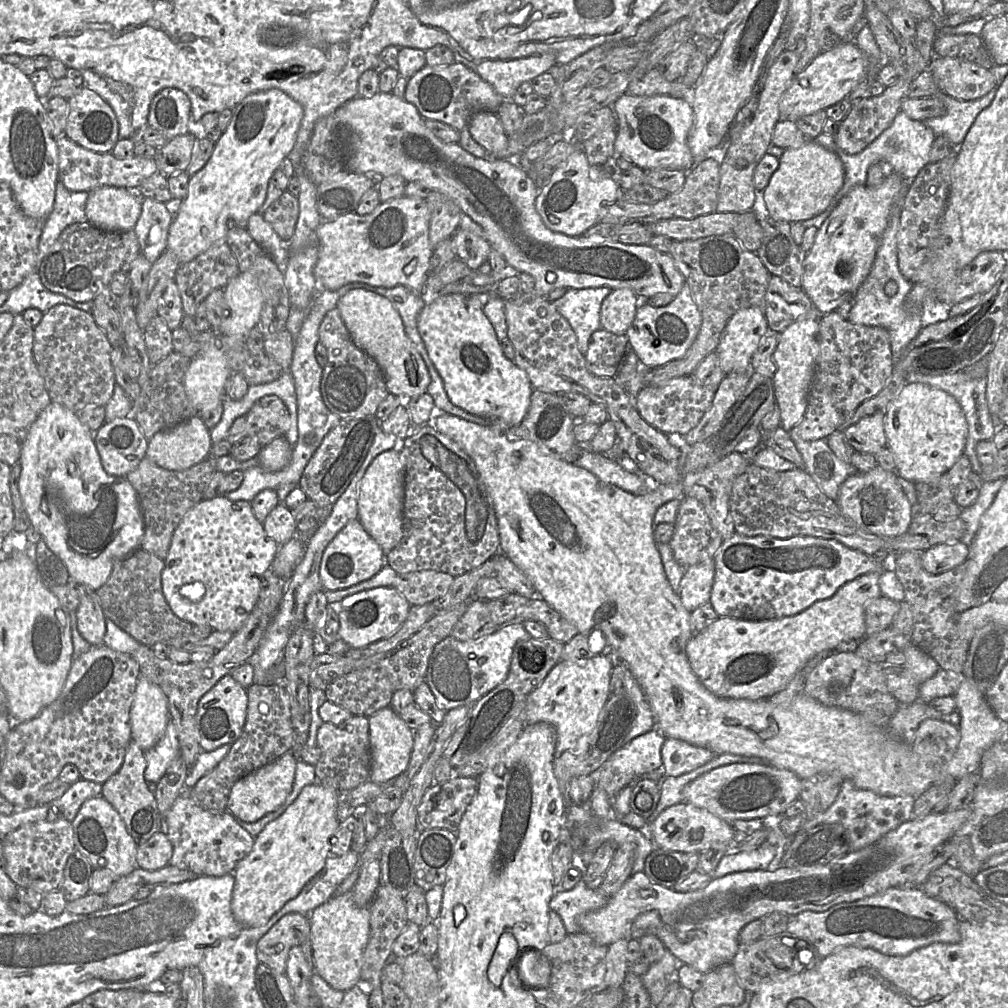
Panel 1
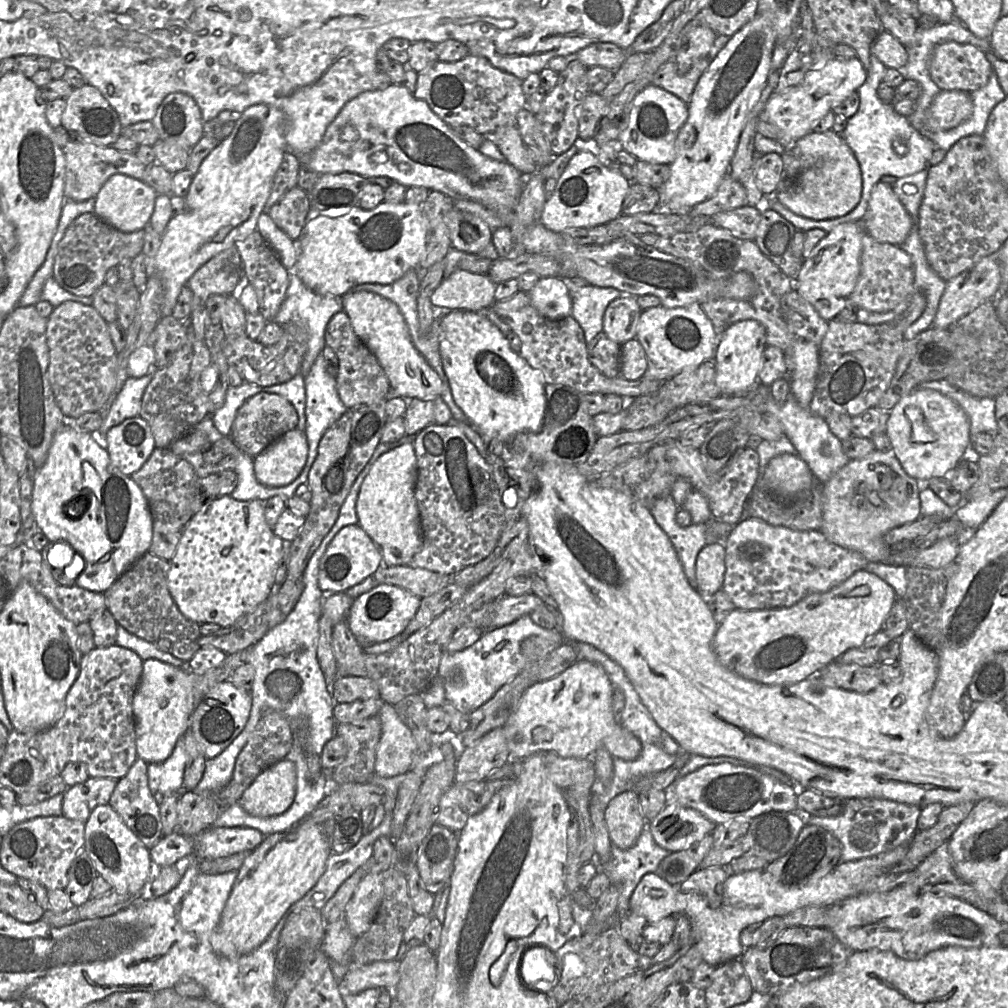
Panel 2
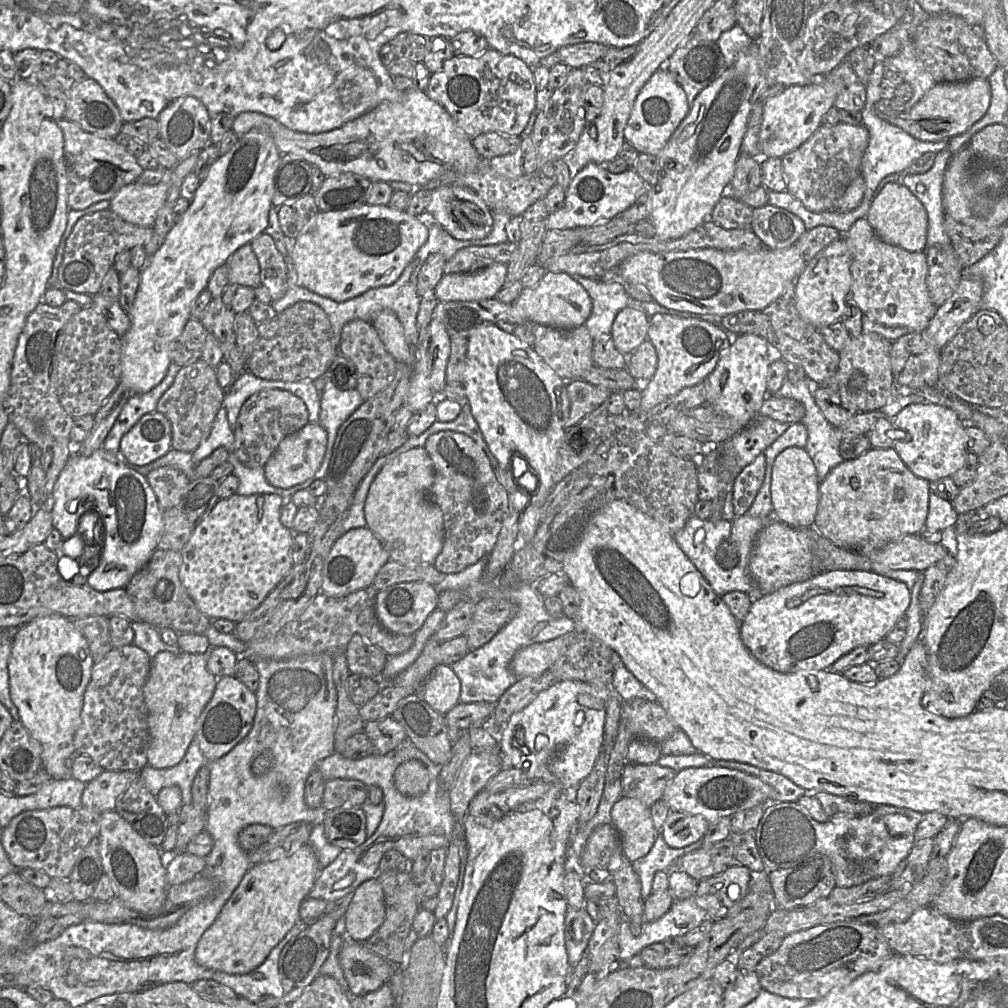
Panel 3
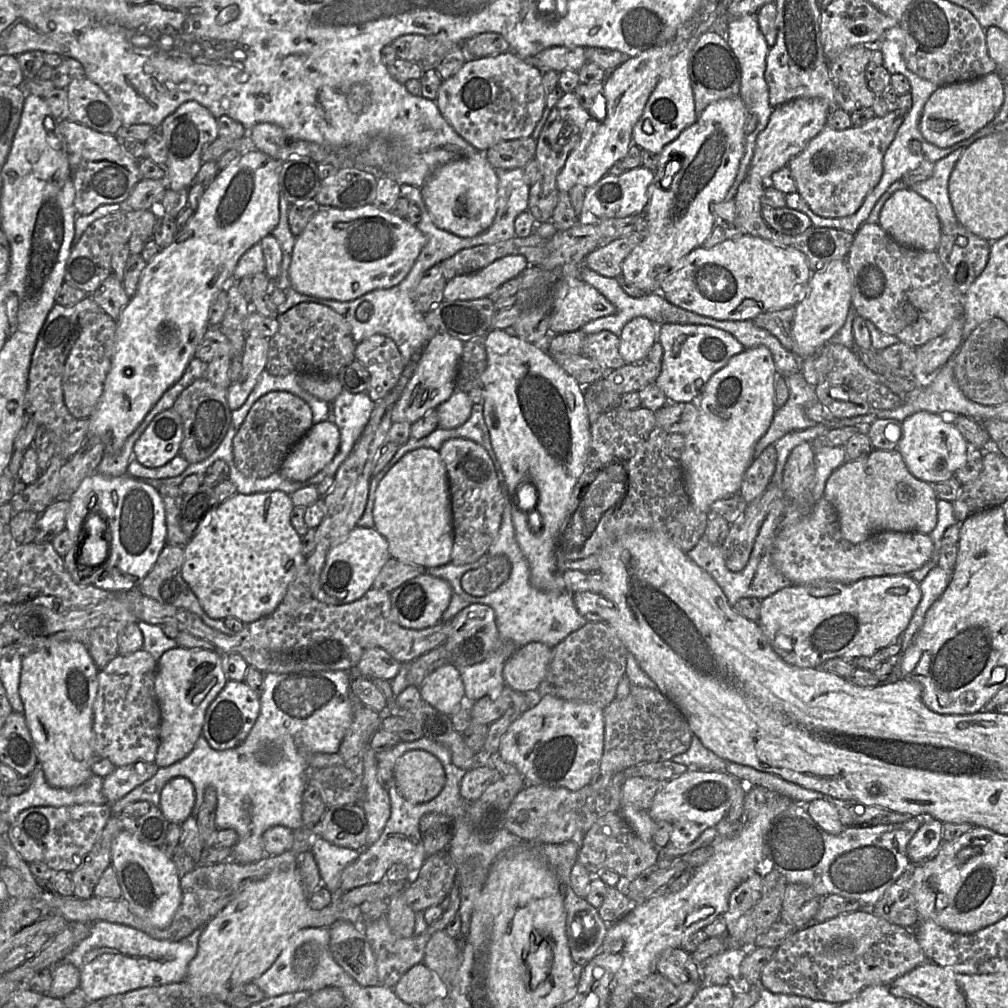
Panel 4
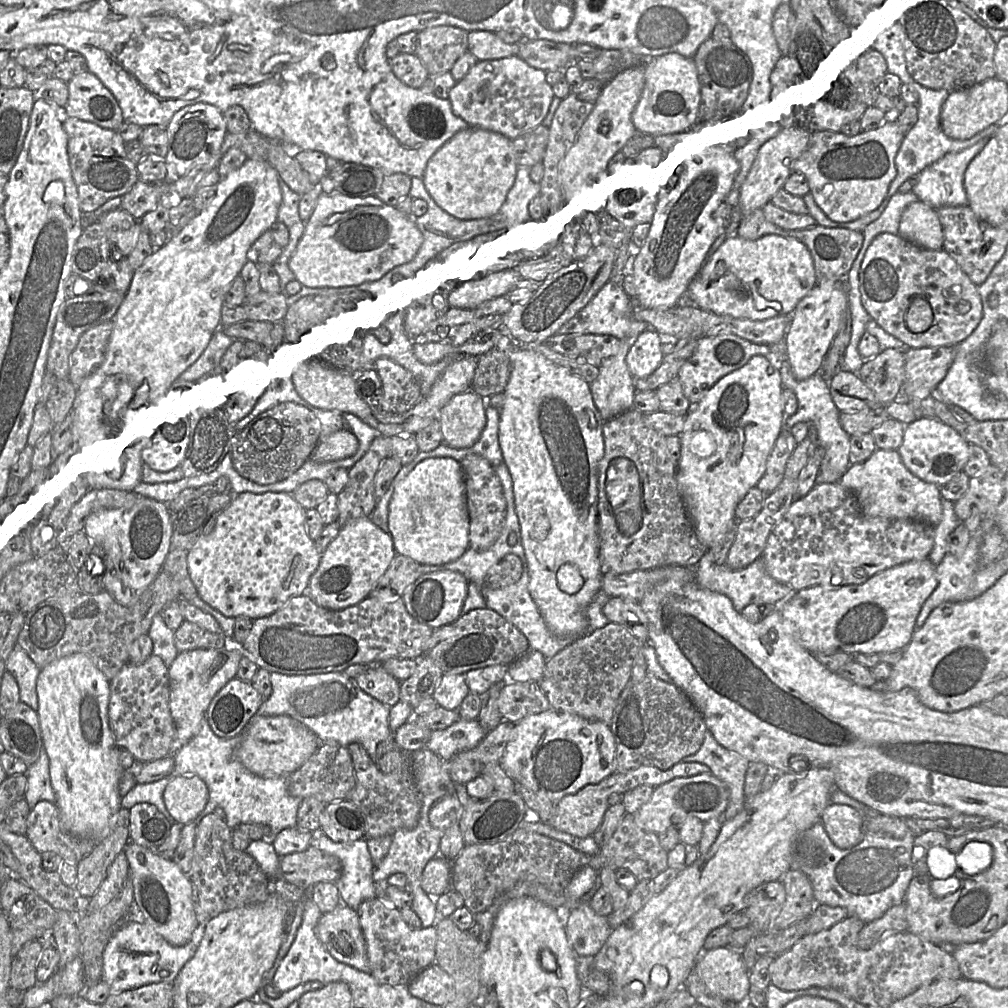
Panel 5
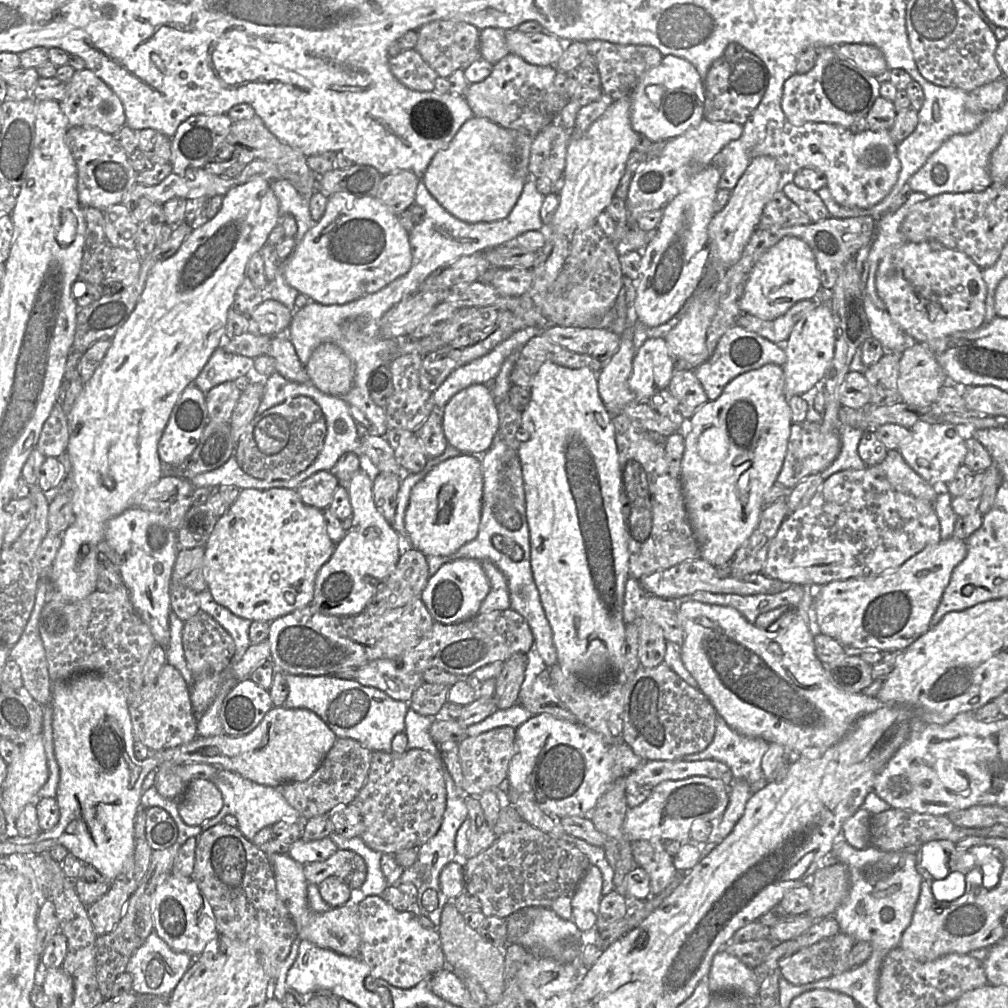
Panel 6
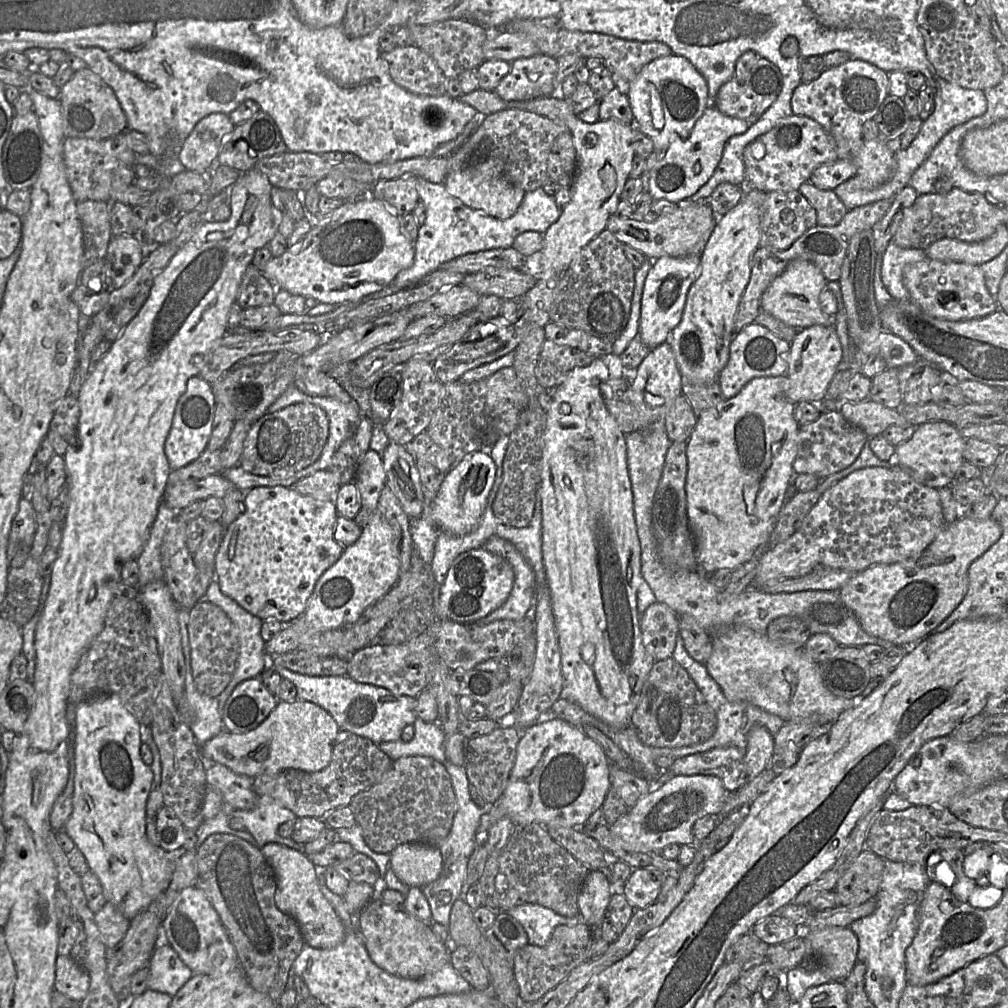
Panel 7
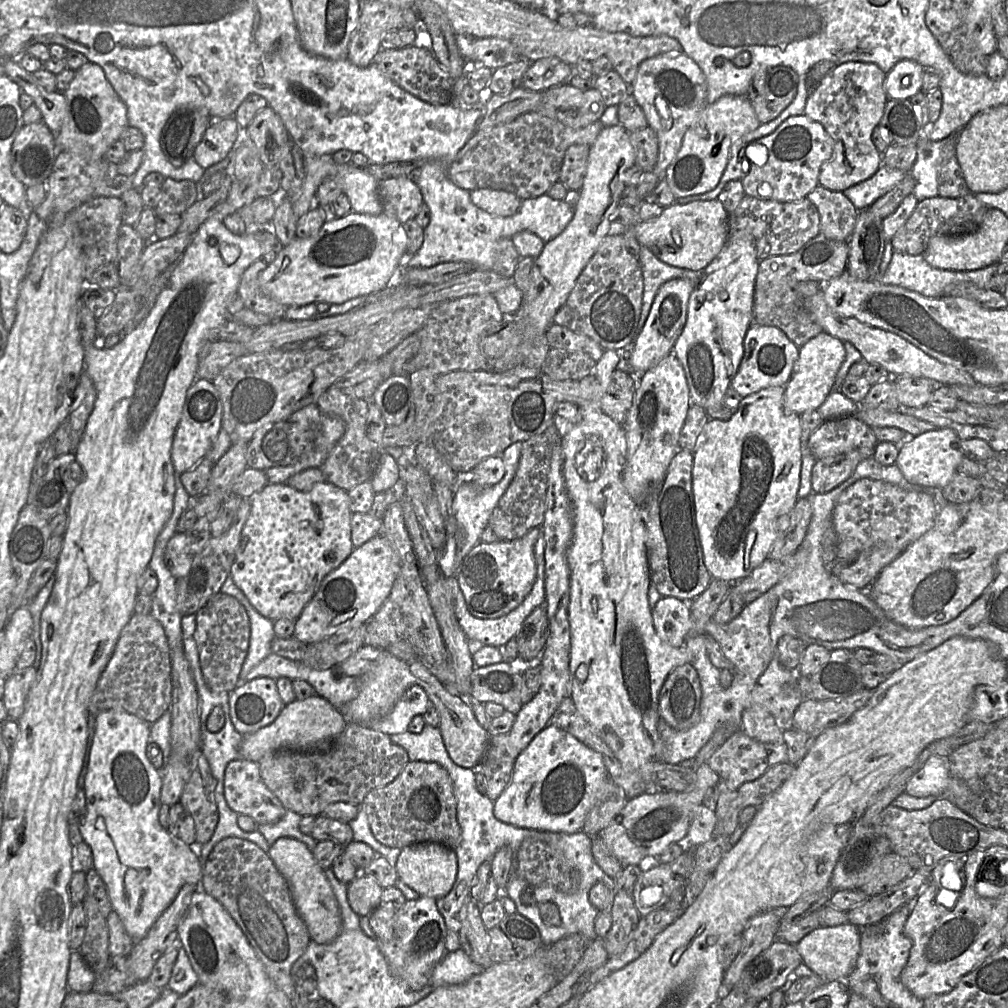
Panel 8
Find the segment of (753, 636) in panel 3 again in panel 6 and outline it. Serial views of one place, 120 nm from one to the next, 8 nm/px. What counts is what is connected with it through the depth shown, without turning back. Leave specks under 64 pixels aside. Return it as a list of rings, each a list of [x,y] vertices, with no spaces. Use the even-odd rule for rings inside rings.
[[[950,537],[928,545],[895,570],[867,578],[829,582],[815,590],[816,631],[837,640],[844,648],[906,650],[930,628],[930,622],[948,586],[954,568],[967,554],[965,540]]]

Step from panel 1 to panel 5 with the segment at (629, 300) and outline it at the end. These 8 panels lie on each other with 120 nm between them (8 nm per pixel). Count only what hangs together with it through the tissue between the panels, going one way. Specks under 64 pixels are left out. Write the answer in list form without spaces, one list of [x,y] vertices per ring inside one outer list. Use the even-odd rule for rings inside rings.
[[[650,327],[632,341],[625,361],[633,378],[645,378],[658,368],[663,357],[659,334]]]

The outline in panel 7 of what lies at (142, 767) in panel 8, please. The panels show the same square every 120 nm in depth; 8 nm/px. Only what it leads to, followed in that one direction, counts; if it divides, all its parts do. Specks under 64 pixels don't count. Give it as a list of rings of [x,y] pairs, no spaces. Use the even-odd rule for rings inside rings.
[[[116,694],[98,696],[75,705],[74,732],[71,742],[72,760],[75,765],[73,811],[63,827],[63,830],[75,843],[76,848],[85,856],[89,870],[96,874],[100,880],[106,900],[114,904],[129,920],[148,908],[168,888],[179,856],[179,852],[166,852],[153,845],[146,836],[146,803],[149,793],[153,789],[154,775],[151,767],[143,762],[140,755],[142,728],[143,726]]]

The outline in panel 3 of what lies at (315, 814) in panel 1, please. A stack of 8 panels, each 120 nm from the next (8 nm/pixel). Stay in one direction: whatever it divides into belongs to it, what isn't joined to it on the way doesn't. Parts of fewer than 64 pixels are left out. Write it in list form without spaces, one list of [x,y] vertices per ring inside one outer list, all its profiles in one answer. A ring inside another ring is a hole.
[[[309,843],[278,859],[253,864],[215,922],[201,936],[195,953],[197,962],[207,968],[230,974],[247,974],[255,970],[287,932],[301,921],[300,906],[314,888],[320,870],[316,853]]]

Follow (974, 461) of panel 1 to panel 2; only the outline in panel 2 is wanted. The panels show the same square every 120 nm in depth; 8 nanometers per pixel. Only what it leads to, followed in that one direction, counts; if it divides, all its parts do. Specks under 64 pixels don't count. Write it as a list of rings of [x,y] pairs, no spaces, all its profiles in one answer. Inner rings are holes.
[[[946,379],[920,383],[917,389],[932,389],[954,401],[969,419],[970,437],[979,433],[997,434],[994,399],[971,396],[952,386]]]

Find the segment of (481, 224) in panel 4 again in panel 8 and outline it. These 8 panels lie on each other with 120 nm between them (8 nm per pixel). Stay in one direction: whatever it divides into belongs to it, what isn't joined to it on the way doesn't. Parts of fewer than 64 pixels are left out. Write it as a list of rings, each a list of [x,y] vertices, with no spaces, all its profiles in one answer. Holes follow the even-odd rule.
[[[482,188],[470,191],[474,205],[489,214],[507,217],[515,214],[522,200],[514,193],[501,190]]]

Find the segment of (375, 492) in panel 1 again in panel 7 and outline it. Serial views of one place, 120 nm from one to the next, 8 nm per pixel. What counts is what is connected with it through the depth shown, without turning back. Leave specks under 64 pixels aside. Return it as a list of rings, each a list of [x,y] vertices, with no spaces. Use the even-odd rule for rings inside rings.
[[[481,449],[467,454],[443,475],[439,491],[431,504],[432,519],[441,532],[464,535],[479,525],[495,481],[496,470],[489,452]]]

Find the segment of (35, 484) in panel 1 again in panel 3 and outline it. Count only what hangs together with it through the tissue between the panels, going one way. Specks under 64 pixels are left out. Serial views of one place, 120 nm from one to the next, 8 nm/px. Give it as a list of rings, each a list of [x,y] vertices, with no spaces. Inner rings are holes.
[[[104,448],[87,457],[77,453],[70,456],[55,483],[47,506],[52,514],[54,529],[58,530],[65,540],[79,537],[83,547],[93,543],[83,542],[82,535],[78,531],[80,519],[90,512],[95,512],[100,517],[104,531],[102,546],[97,557],[97,566],[87,577],[87,585],[97,591],[125,588],[157,550],[164,526],[157,497],[146,477],[132,469],[119,455],[111,454]]]

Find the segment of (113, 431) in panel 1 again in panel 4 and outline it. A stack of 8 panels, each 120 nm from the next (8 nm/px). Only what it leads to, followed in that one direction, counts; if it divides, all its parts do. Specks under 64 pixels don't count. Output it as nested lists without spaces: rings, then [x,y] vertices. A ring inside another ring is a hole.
[[[173,408],[156,415],[133,446],[134,459],[145,467],[167,464],[180,453],[183,437],[181,416]]]

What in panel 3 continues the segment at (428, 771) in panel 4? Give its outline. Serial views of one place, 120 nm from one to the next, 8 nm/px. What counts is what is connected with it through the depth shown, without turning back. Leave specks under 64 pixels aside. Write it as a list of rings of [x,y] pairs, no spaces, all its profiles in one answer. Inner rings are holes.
[[[408,760],[400,764],[394,773],[397,790],[406,797],[424,794],[429,786],[430,777],[426,766],[418,760]]]

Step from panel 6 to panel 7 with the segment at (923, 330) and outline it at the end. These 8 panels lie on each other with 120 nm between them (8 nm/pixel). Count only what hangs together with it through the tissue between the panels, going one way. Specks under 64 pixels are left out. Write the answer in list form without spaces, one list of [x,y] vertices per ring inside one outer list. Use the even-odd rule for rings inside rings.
[[[926,257],[903,268],[903,283],[910,299],[928,315],[952,322],[987,316],[998,309],[989,293],[980,265],[942,262]]]

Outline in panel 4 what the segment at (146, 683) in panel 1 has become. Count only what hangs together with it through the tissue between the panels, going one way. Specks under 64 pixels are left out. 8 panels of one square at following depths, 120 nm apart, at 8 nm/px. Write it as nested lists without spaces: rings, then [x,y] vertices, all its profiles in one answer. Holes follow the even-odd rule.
[[[177,647],[163,653],[158,660],[154,682],[161,712],[160,742],[155,764],[170,766],[190,754],[202,735],[208,707],[228,682],[222,667],[222,653],[216,649]]]

